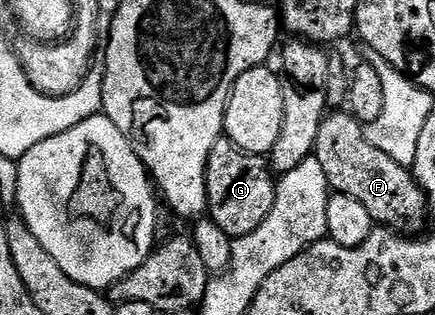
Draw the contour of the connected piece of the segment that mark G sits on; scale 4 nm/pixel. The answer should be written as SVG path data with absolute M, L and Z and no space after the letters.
M222 137L216 142L214 149L210 149L210 157L206 165L207 214L212 222L218 225L218 229L222 229L222 233L229 235L233 241L246 237L250 233L254 233L254 229L258 229L258 225L262 225L262 221L266 221L266 217L270 217L276 200L277 182L277 176L265 156L246 153L242 149L238 149L238 145L231 143L227 137Z

